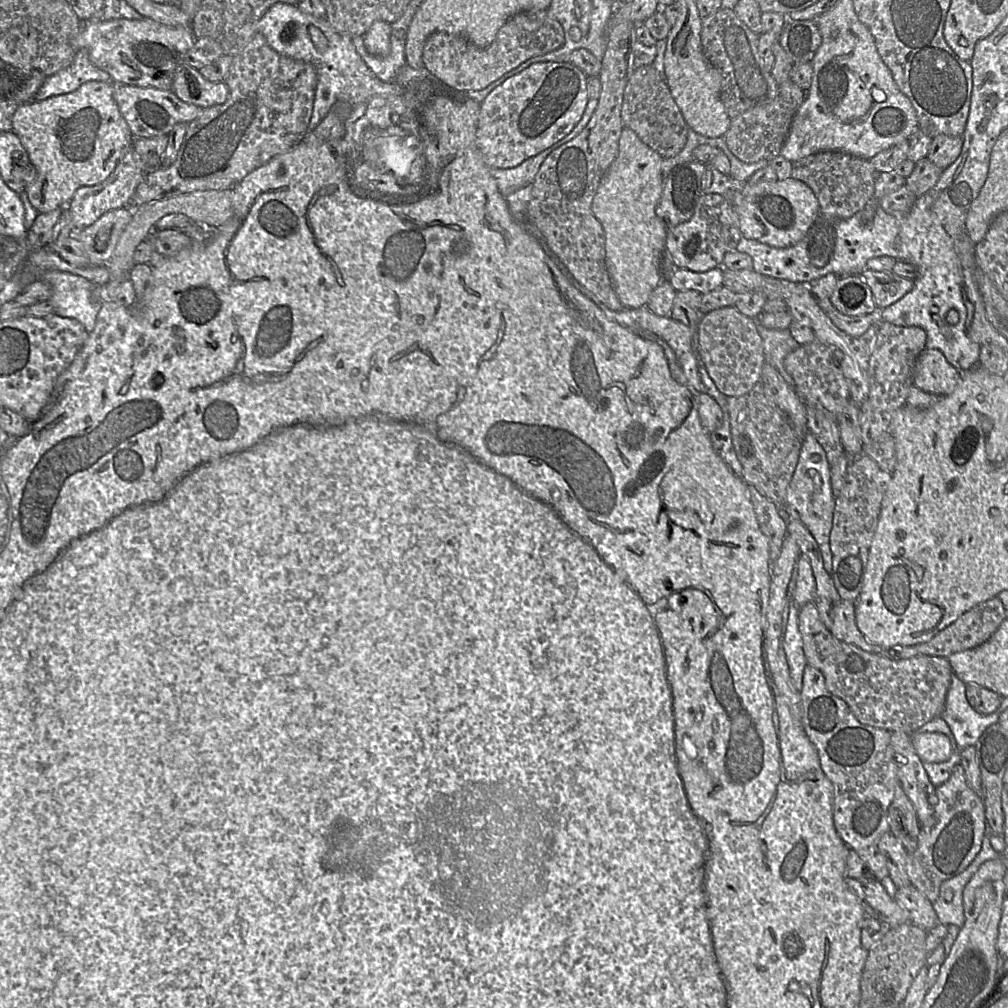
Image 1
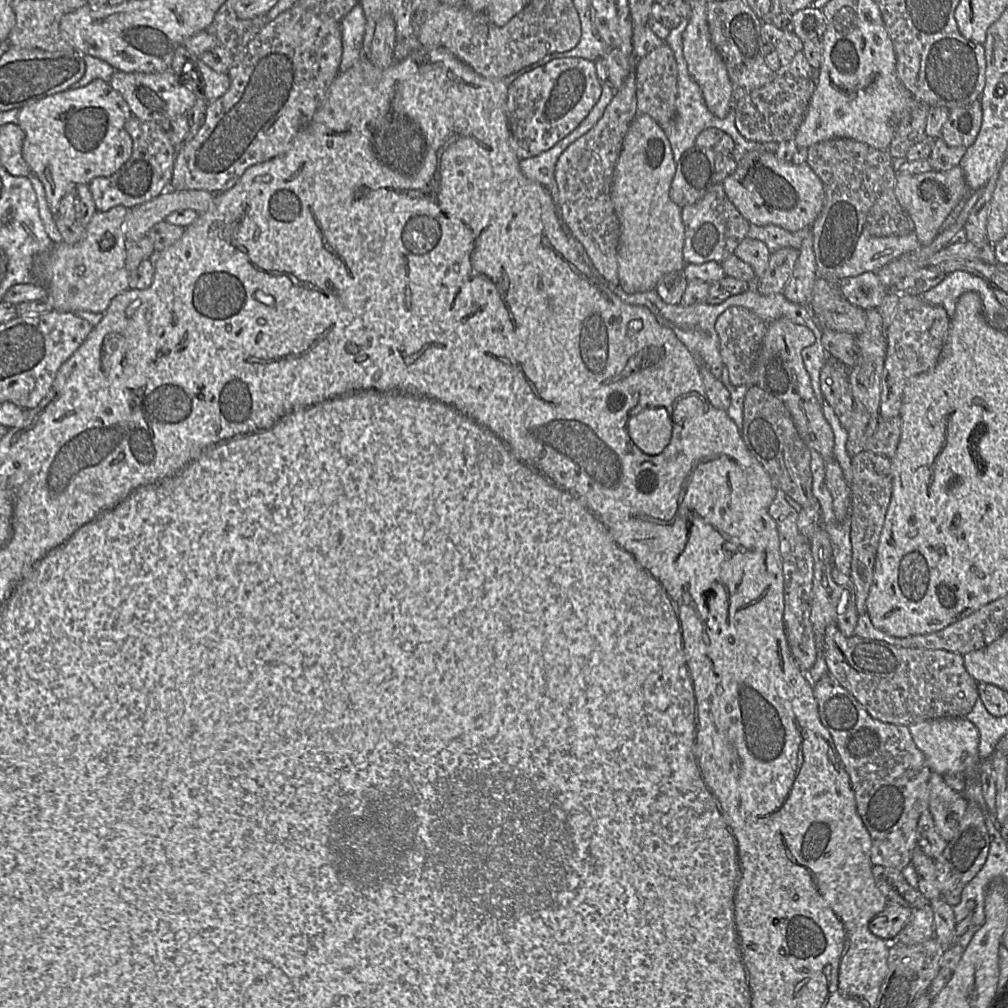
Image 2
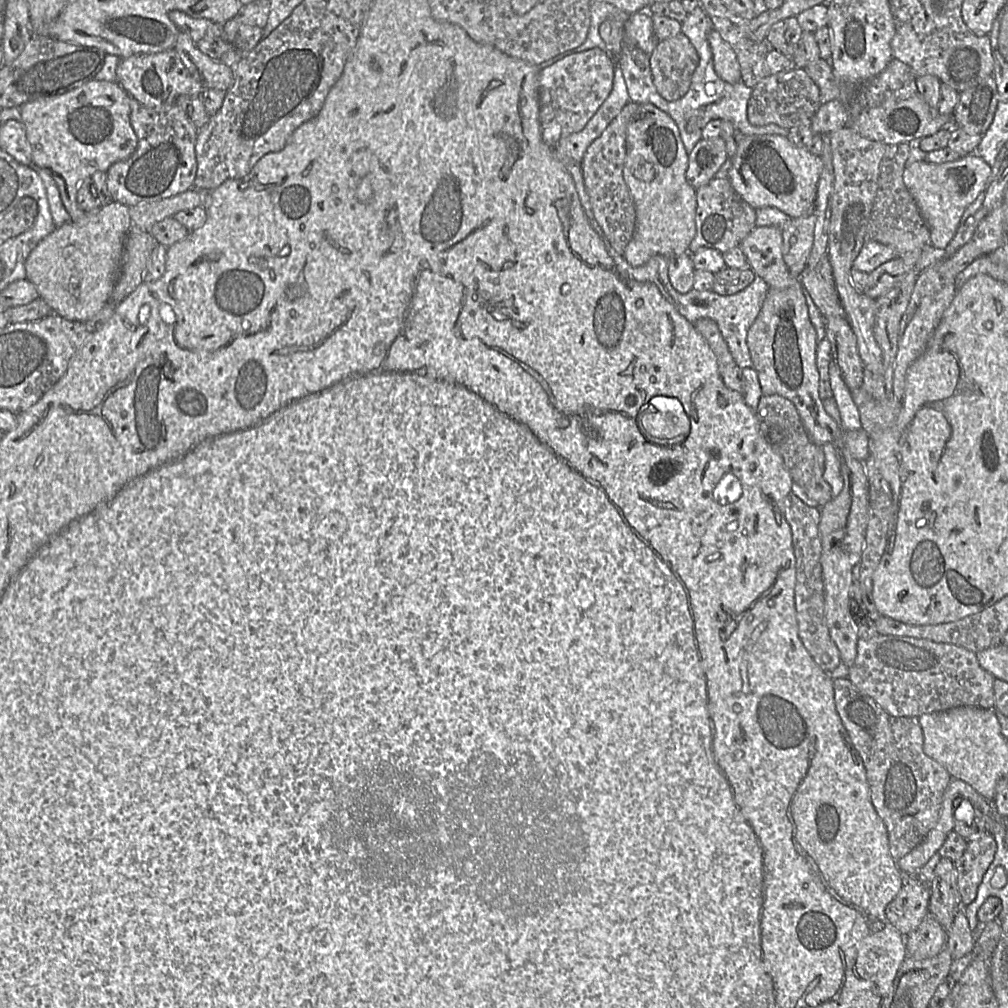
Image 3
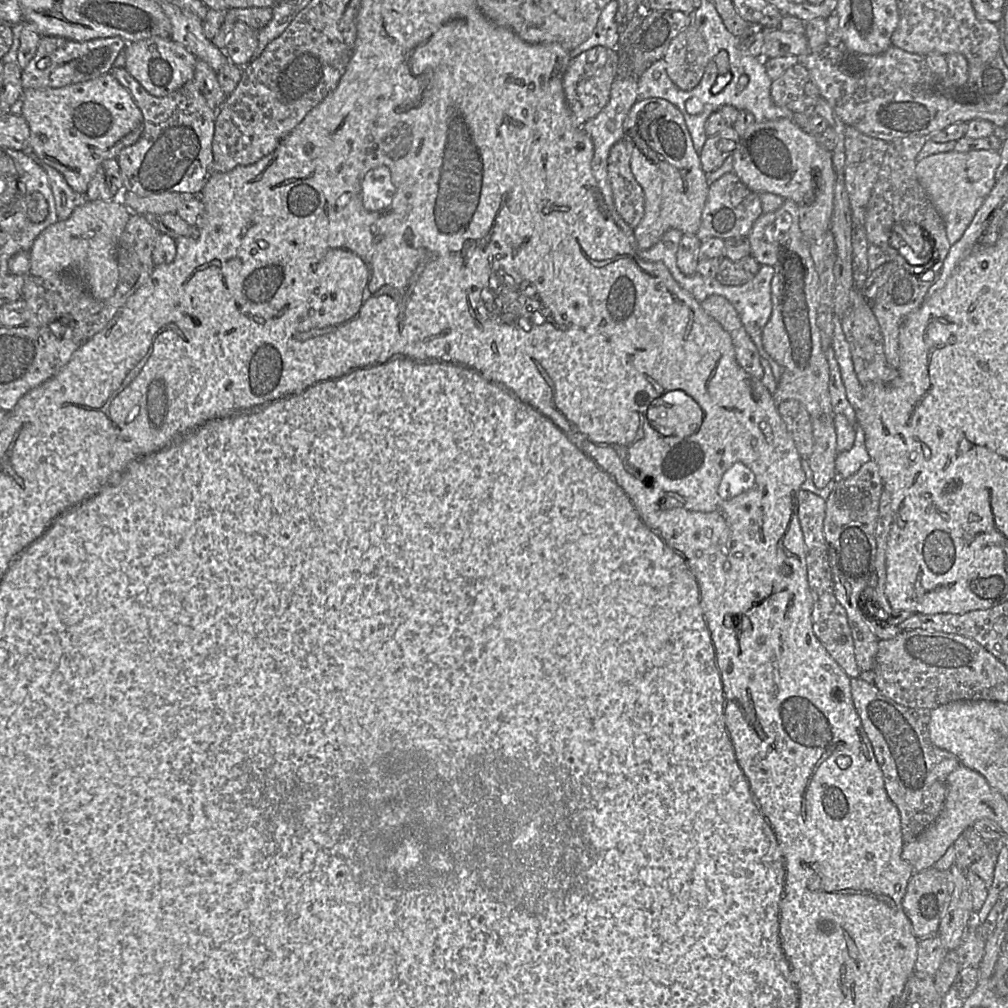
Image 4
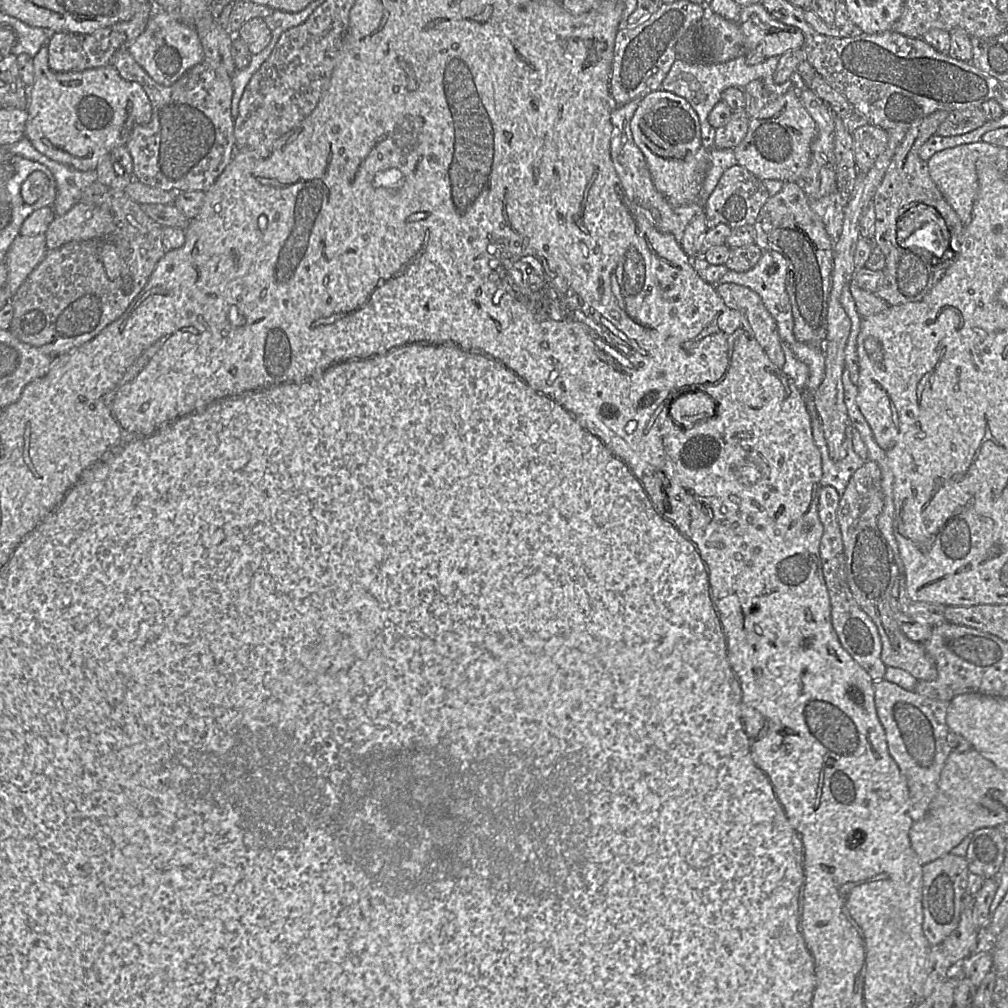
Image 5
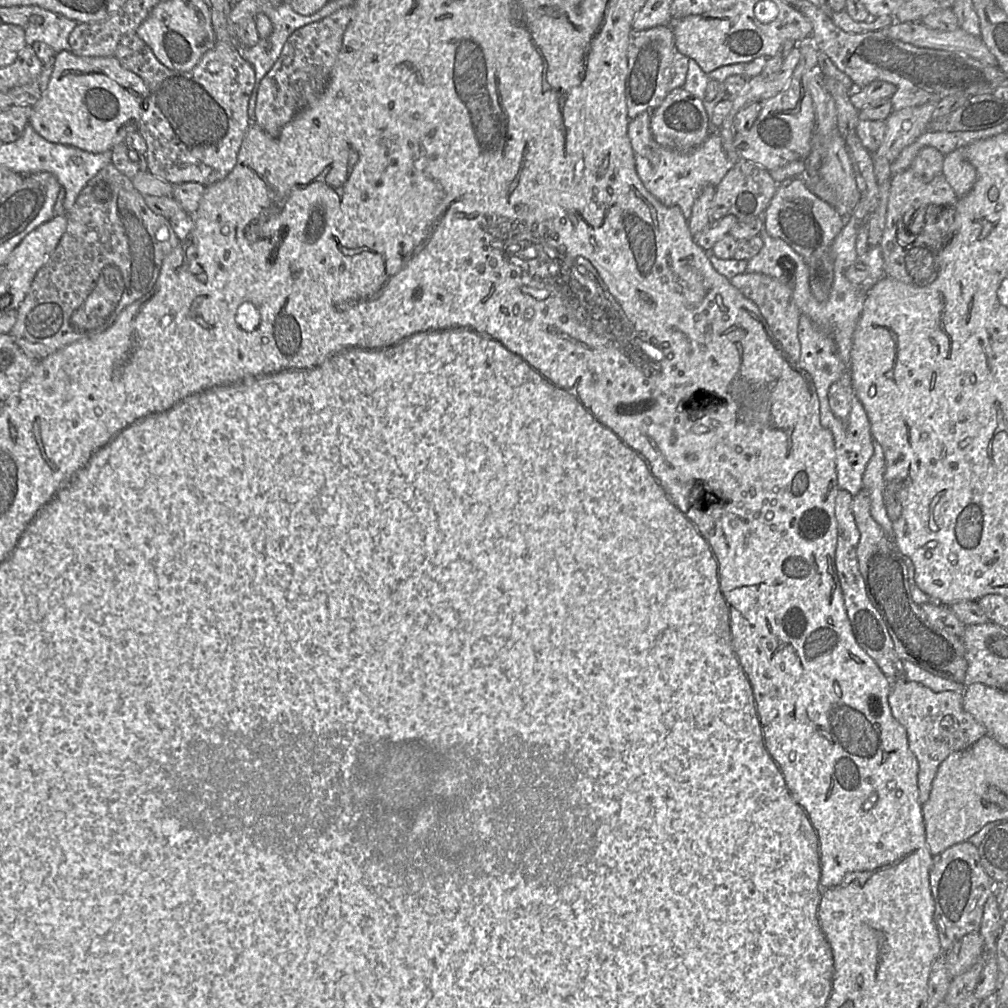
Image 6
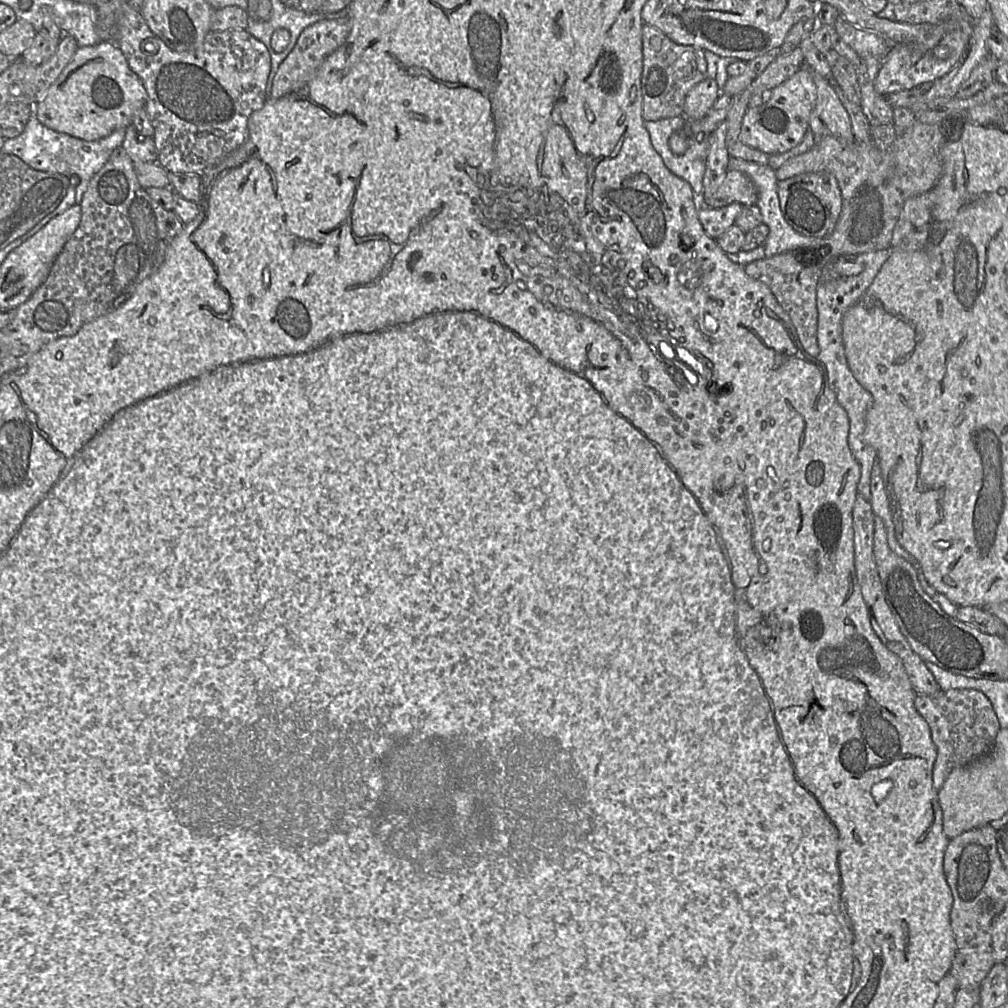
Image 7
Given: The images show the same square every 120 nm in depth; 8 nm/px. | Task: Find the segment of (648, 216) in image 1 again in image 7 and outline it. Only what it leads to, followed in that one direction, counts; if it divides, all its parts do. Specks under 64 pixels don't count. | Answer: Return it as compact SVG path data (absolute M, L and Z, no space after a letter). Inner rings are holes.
M705 79L696 84L686 95L682 116L689 120L703 118L713 106L721 89L713 79Z

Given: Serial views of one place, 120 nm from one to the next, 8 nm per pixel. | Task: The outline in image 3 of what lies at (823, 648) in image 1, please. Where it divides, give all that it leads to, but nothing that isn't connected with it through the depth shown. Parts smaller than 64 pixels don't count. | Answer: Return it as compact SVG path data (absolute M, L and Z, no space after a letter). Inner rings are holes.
M894 635L859 638L857 655L848 669L847 678L883 710L896 717L920 717L959 706L995 708L993 684L996 678L980 666L975 652L954 644Z

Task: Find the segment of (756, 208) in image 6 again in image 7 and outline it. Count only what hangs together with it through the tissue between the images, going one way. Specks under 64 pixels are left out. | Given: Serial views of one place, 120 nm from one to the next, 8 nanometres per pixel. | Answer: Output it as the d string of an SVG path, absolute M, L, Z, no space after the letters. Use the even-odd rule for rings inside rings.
M728 169L723 182L711 198L705 202L705 205L716 209L725 207L732 202L738 202L743 206L755 205L757 190L746 174Z

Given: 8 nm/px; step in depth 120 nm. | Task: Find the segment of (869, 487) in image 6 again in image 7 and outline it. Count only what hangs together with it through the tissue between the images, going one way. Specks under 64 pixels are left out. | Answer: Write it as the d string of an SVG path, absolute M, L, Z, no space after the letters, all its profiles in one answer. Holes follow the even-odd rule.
M875 452L875 461L869 466L869 477L870 477L870 504L873 510L873 513L881 520L883 524L883 529L886 535L886 541L892 551L910 561L913 565L919 583L924 591L932 594L932 595L940 595L942 597L946 597L945 595L938 592L925 578L921 567L917 560L909 554L898 542L894 532L894 526L892 521L892 516L887 500L887 496L885 493L885 476L884 472L881 475L881 460L877 453Z

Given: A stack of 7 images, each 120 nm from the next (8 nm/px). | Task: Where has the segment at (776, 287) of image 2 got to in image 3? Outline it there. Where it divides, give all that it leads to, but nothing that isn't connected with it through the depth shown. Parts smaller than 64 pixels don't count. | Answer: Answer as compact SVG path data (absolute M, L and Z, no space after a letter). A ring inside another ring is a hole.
M814 209L807 215L791 218L783 229L783 259L793 277L800 278L812 250L816 215Z

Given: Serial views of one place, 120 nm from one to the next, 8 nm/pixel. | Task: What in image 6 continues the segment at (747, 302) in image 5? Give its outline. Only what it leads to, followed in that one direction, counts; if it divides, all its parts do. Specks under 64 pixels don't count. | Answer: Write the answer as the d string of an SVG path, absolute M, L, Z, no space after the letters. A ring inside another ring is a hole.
M743 272L730 279L731 284L759 308L776 345L781 348L781 355L786 359L800 358L801 344L798 336L799 321L802 316L797 307L792 290L784 280L760 274Z

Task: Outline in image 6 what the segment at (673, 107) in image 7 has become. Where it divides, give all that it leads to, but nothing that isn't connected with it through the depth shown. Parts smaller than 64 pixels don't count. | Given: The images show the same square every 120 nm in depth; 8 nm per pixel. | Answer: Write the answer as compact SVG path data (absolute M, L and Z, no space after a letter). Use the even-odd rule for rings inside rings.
M669 25L644 30L632 29L628 41L625 96L627 113L632 119L643 112L652 112L672 90L682 87L687 75L689 58L677 50Z

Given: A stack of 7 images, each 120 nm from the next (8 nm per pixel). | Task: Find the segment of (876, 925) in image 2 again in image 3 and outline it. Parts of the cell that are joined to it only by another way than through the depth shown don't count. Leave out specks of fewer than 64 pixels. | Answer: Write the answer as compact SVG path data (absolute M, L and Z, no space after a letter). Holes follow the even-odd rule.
M903 873L903 886L886 907L888 921L904 936L918 928L929 913L929 884Z

